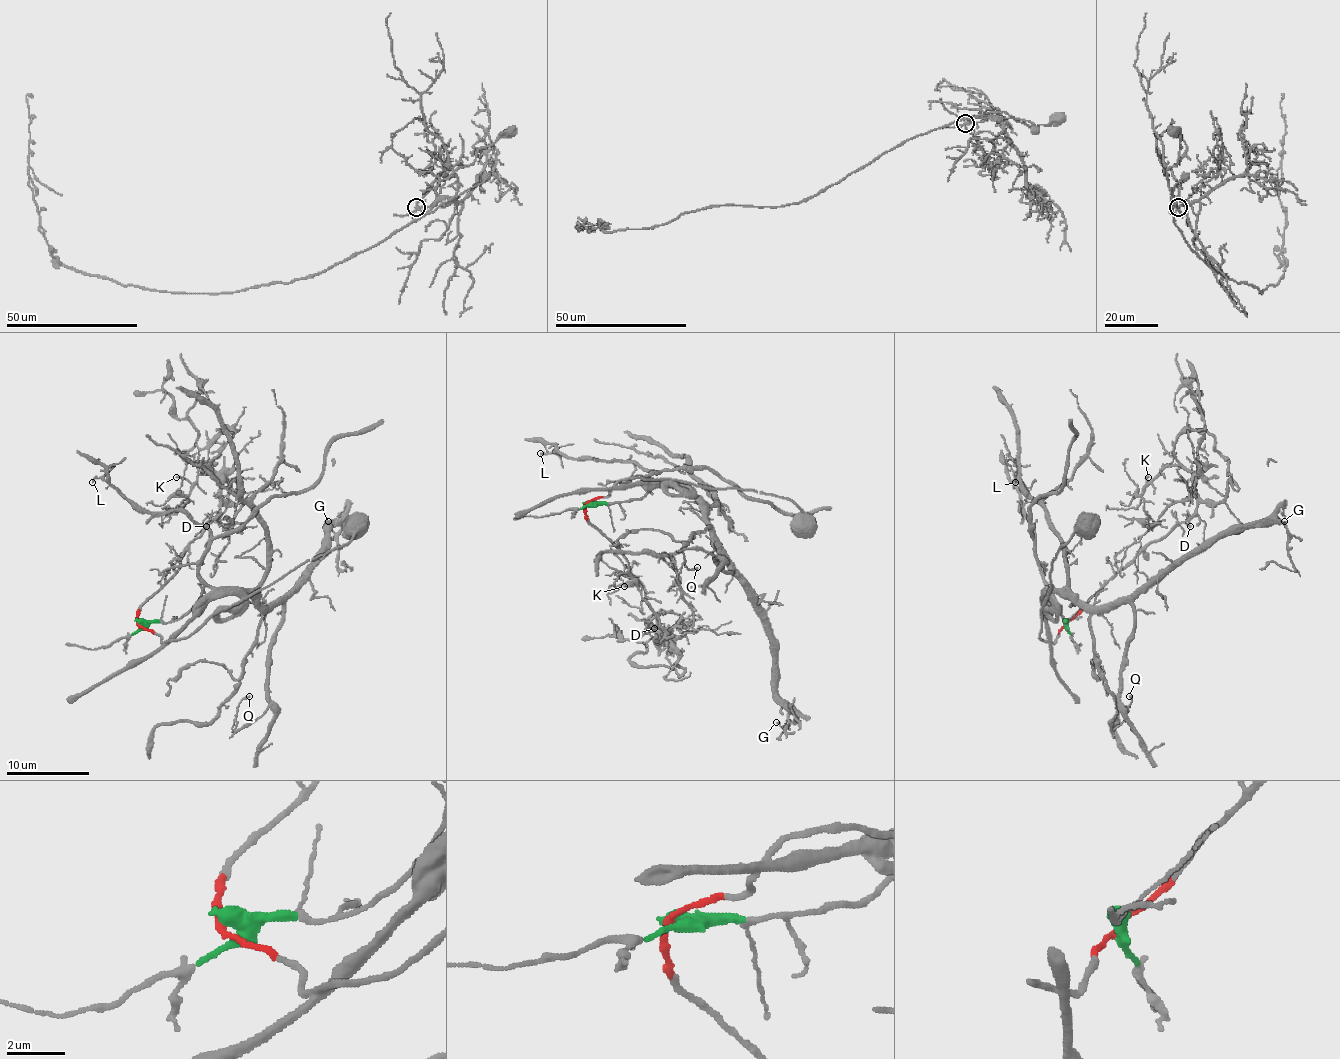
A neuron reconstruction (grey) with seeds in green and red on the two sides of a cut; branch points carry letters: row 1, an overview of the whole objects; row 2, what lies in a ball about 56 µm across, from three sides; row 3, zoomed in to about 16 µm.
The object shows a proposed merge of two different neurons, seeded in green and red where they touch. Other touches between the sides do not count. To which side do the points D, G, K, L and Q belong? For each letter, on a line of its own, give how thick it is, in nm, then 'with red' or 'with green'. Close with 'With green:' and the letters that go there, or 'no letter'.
D: 110 nm thick; with red
G: 100 nm thick; with green
K: 100 nm thick; with red
L: 150 nm thick; with green
Q: 140 nm thick; with green
With green: G, L, Q

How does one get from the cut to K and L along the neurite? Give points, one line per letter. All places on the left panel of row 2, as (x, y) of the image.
K: (138, 623), (138, 610), (219, 511), (212, 470), (202, 466), (194, 483), (175, 476)
L: (138, 623), (177, 621), (200, 598), (198, 573), (210, 532), (185, 514), (138, 511), (101, 478), (93, 483)

